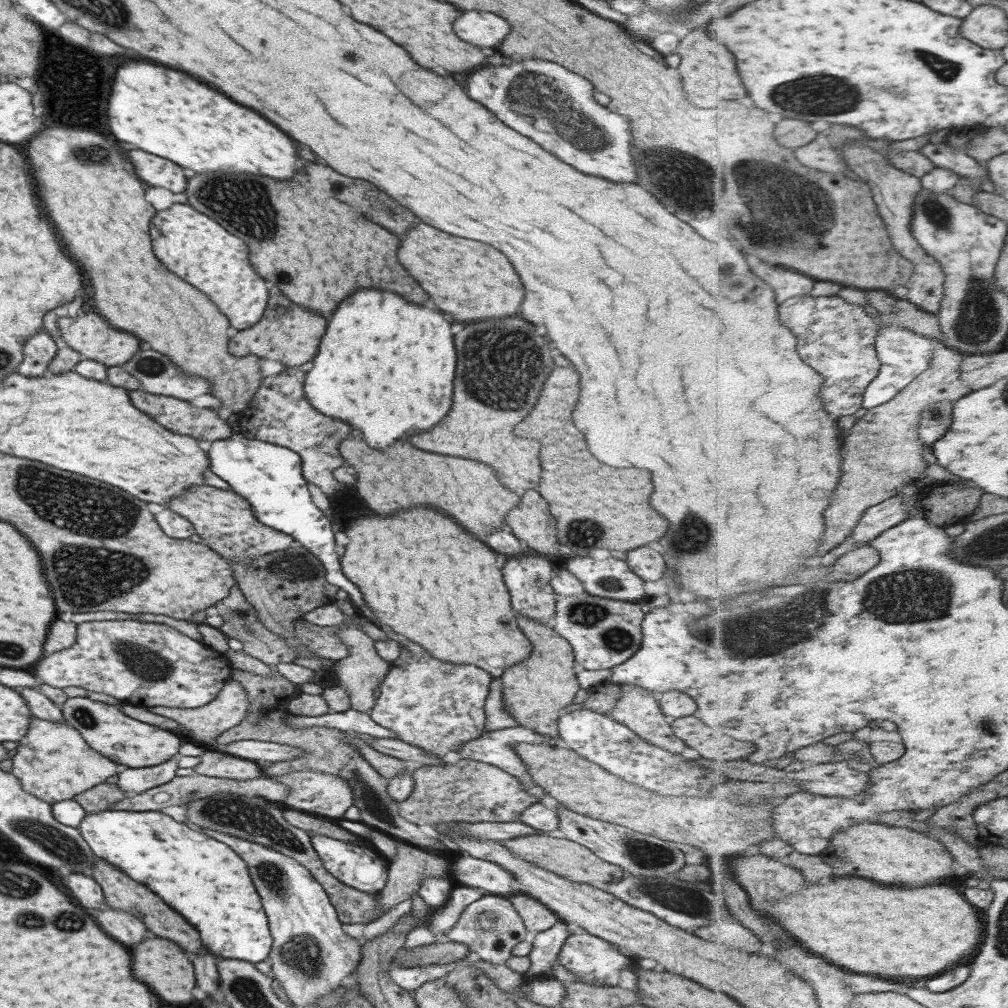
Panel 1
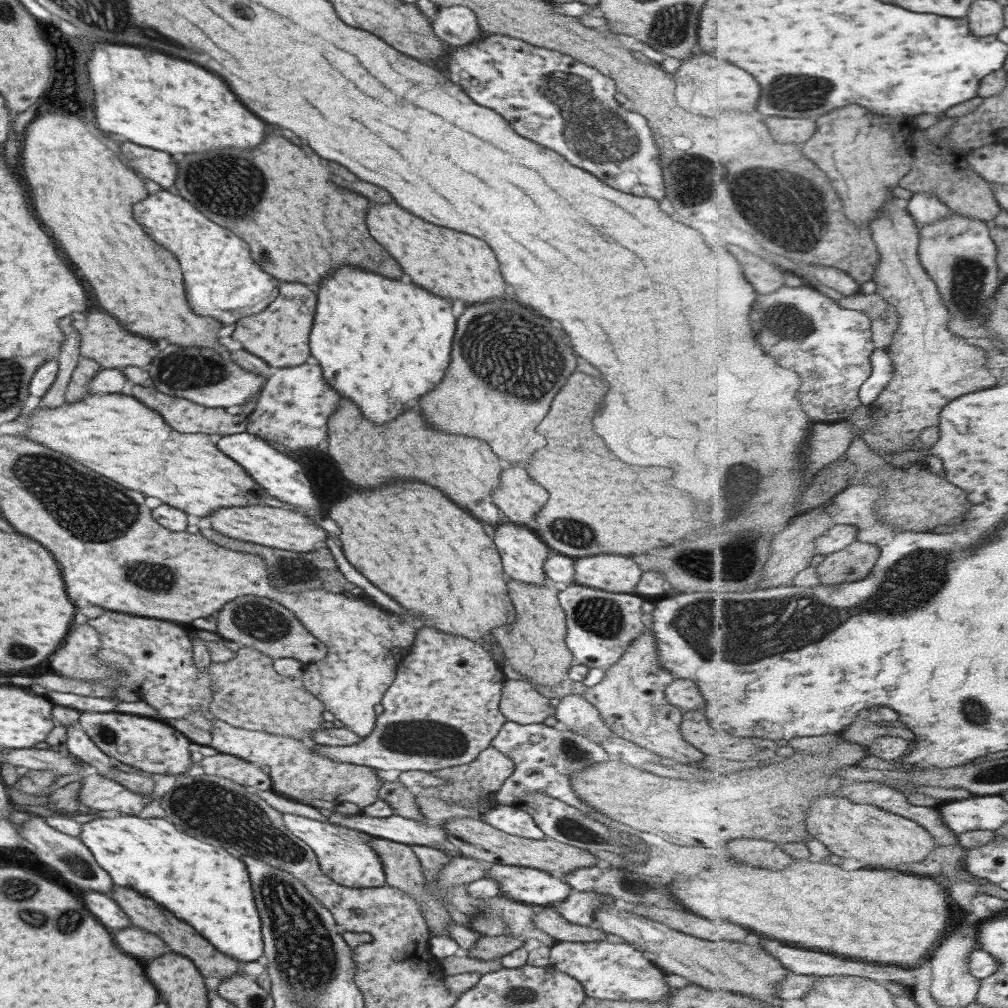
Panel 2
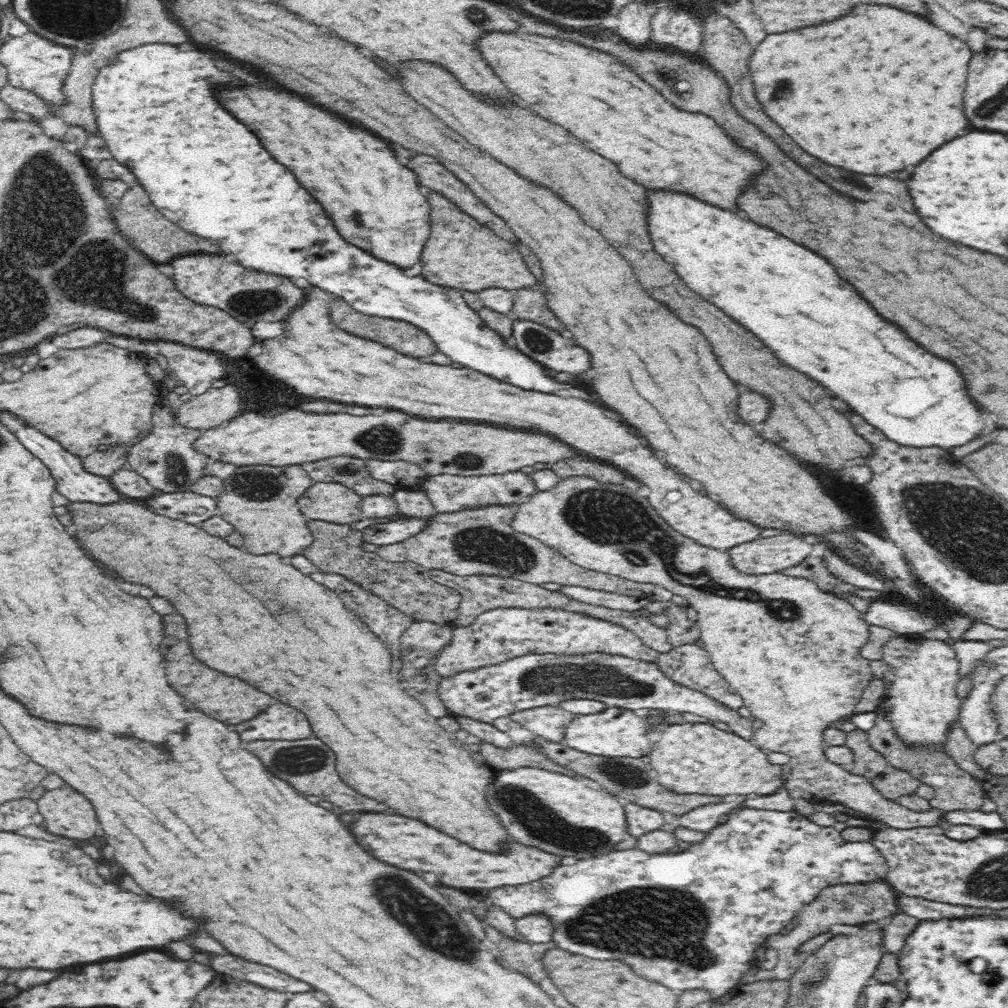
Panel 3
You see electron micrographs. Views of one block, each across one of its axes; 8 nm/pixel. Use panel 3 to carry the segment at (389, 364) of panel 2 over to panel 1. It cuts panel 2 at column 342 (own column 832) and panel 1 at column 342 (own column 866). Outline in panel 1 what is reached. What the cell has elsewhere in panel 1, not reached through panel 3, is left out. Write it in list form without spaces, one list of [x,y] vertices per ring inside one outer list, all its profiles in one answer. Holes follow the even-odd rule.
[[[359,290],[353,292],[351,296],[347,296],[337,310],[333,312],[333,316],[329,318],[327,330],[321,336],[319,342],[319,350],[311,360],[313,368],[304,376],[302,389],[304,397],[309,404],[321,414],[336,418],[341,422],[347,422],[351,426],[355,426],[359,432],[363,432],[363,440],[367,442],[369,448],[387,448],[391,446],[395,440],[405,440],[409,436],[415,436],[417,432],[425,432],[429,428],[433,428],[449,410],[451,406],[451,392],[453,392],[453,376],[455,376],[455,352],[453,352],[453,340],[451,340],[451,330],[449,324],[445,322],[445,318],[435,312],[435,310],[427,310],[421,306],[413,306],[409,302],[405,302],[403,298],[391,294],[391,292],[375,292],[375,290]]]

